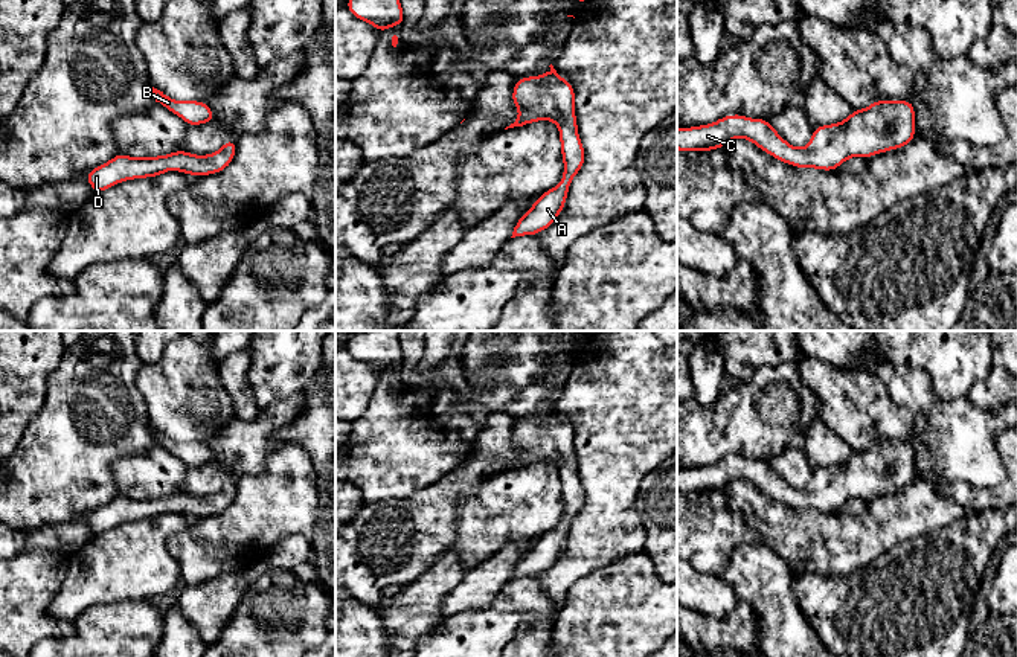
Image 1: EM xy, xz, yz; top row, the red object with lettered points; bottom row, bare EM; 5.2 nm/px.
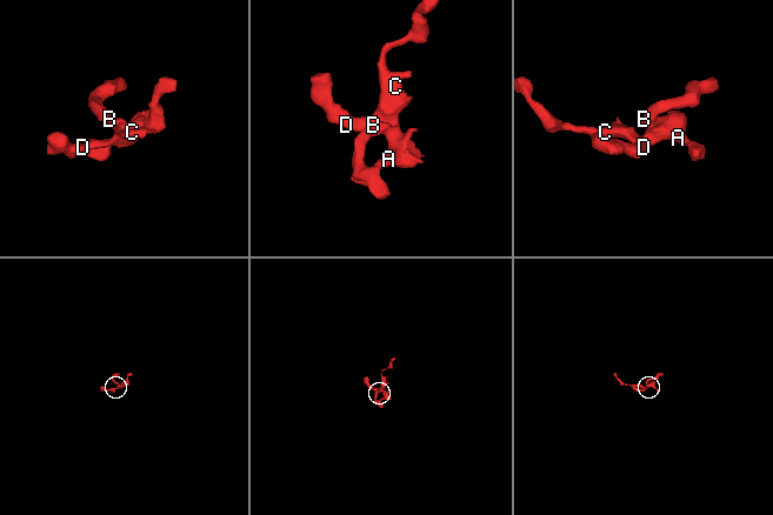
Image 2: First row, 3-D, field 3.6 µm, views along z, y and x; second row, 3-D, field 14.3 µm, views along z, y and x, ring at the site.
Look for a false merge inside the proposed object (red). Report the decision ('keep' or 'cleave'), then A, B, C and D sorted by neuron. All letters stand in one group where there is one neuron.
keep; groups A B C D

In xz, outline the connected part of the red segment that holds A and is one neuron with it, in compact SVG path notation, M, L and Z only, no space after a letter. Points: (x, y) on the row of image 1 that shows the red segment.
M553 66L541 76L528 76L515 81L512 104L520 110L518 117L508 128L523 127L535 120L552 120L560 128L564 174L558 186L546 191L521 215L512 236L538 235L550 227L564 209L569 186L585 162L584 146L578 136L575 116L573 85L563 79Z

